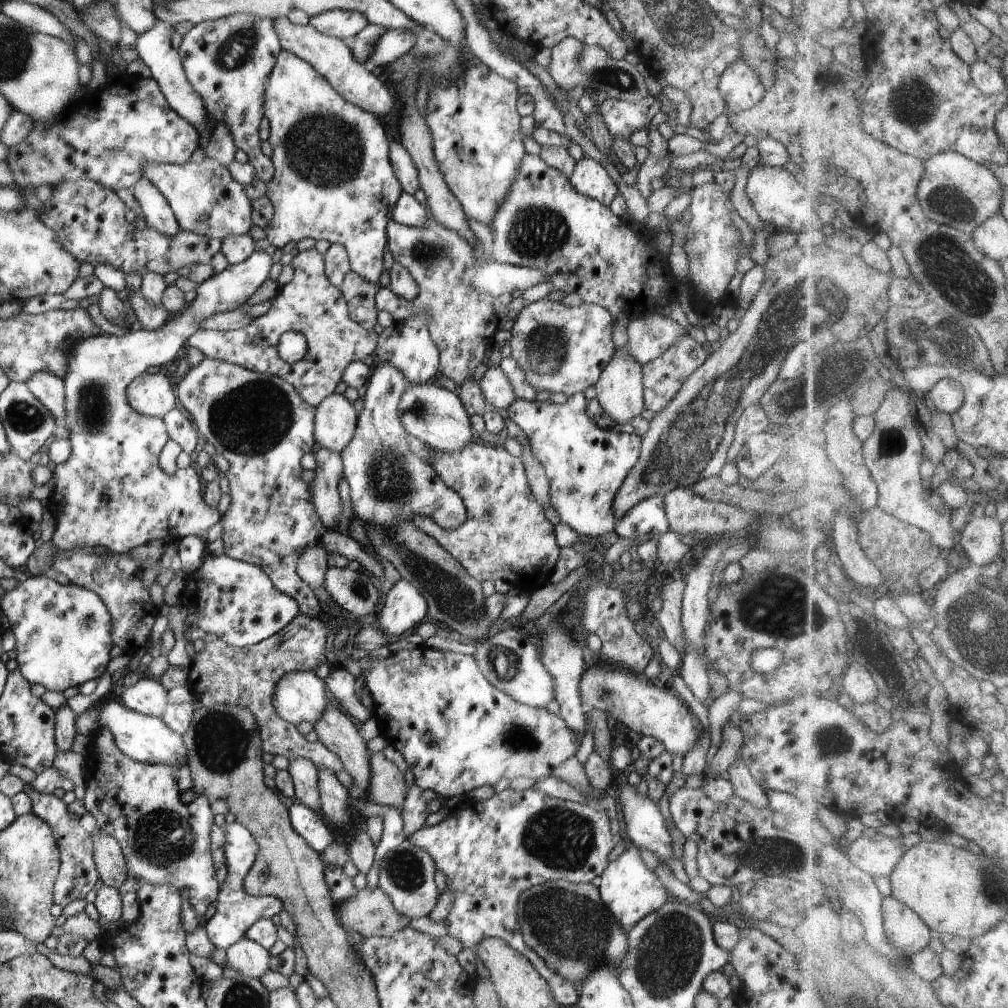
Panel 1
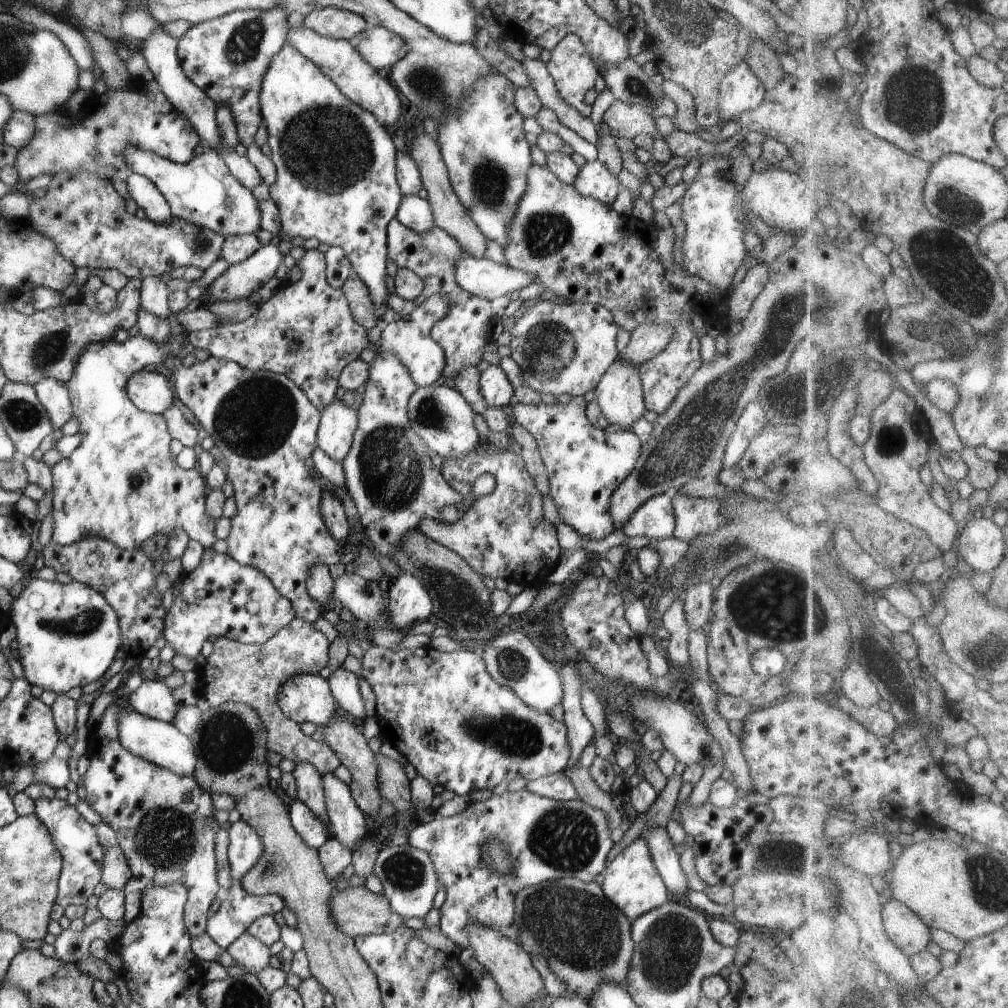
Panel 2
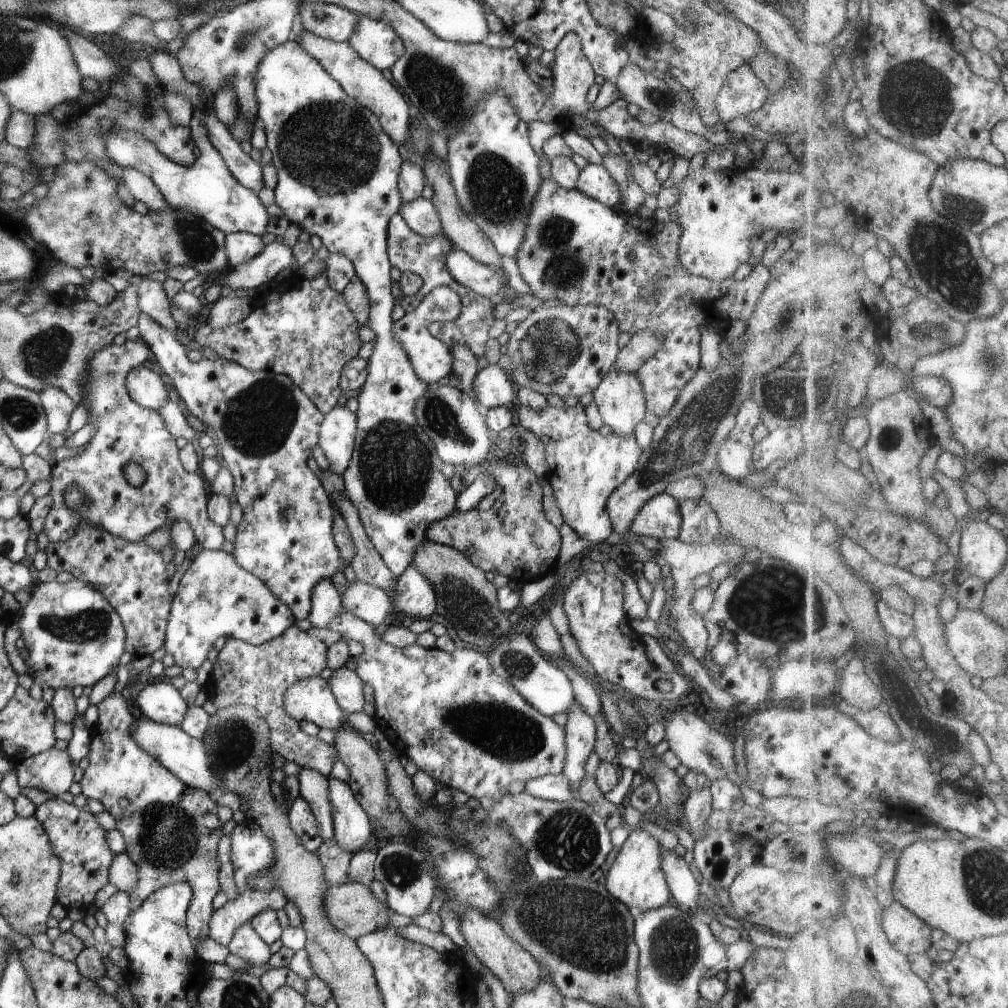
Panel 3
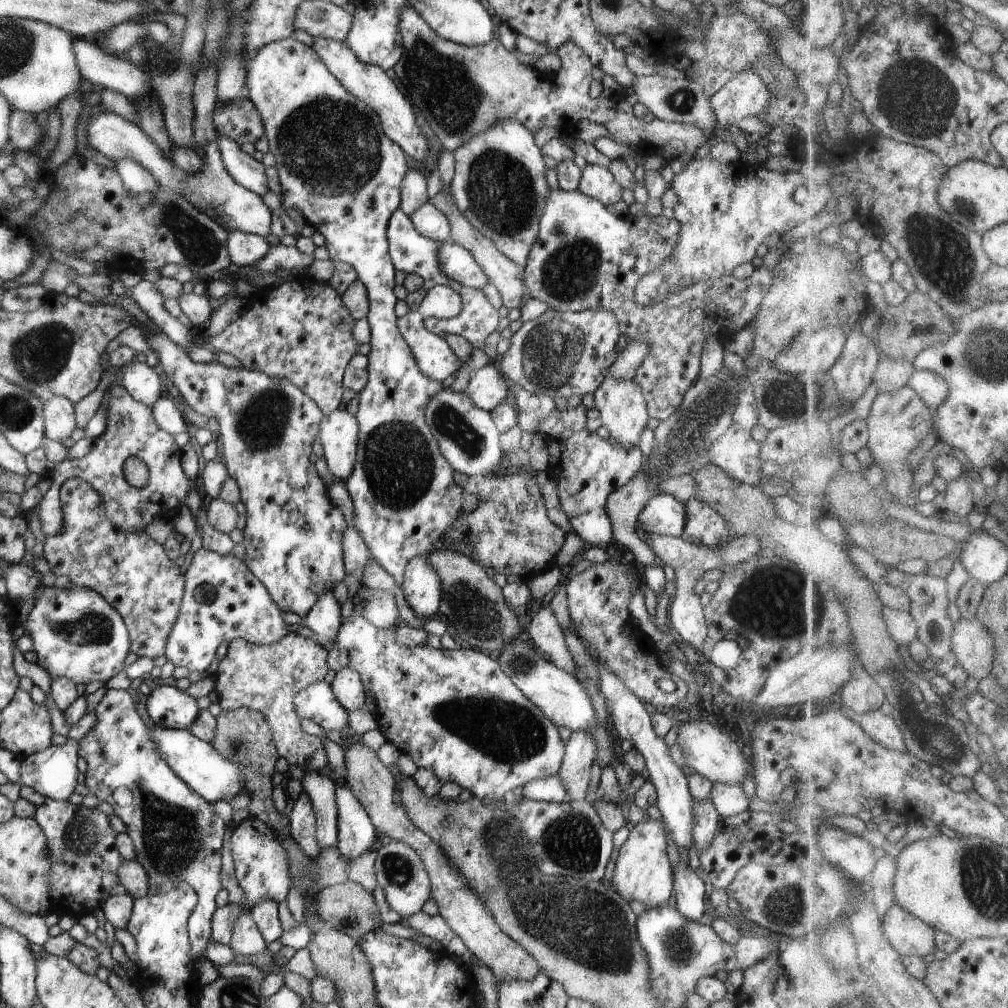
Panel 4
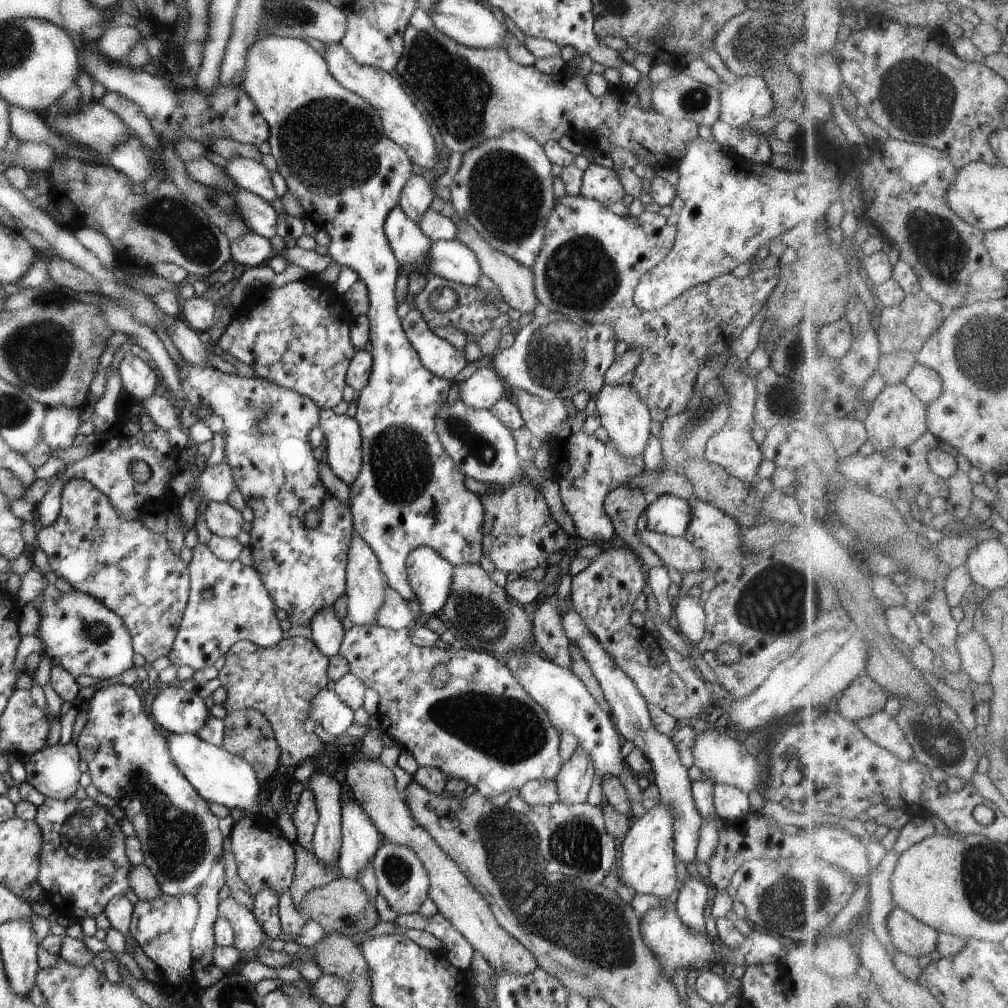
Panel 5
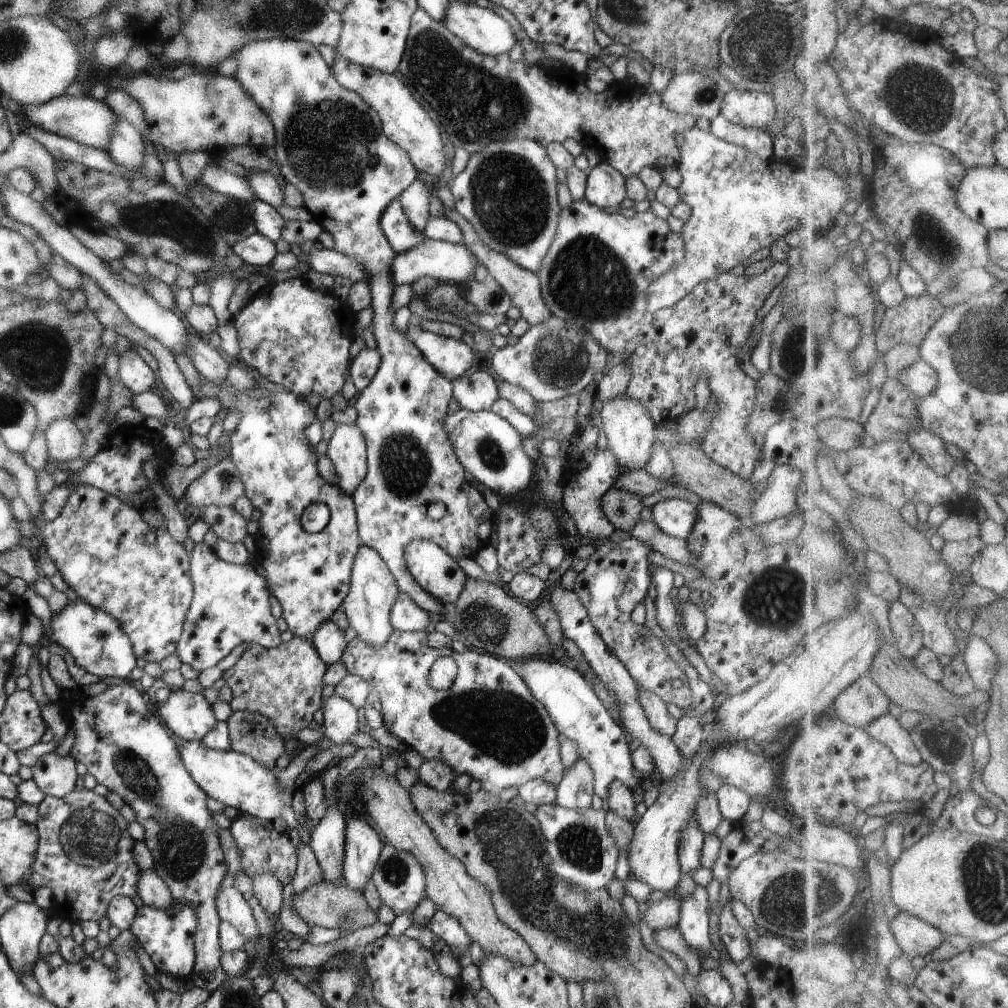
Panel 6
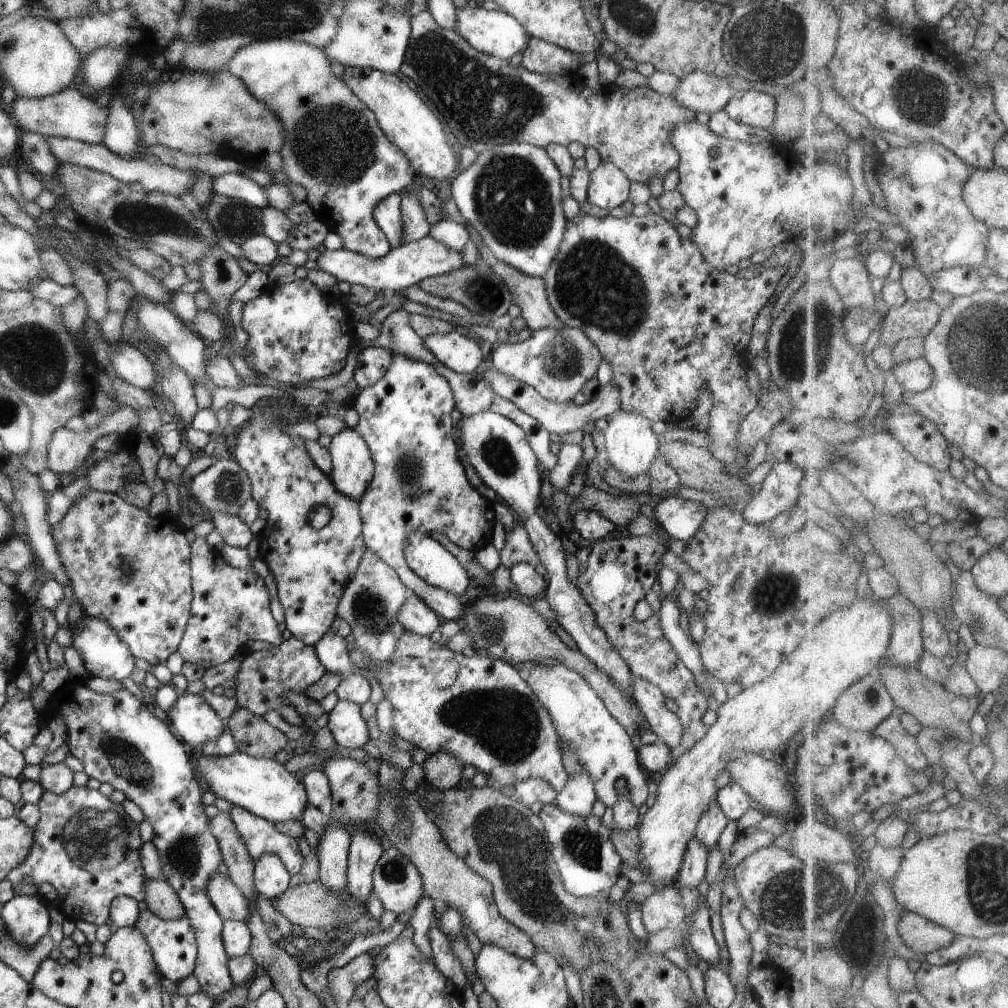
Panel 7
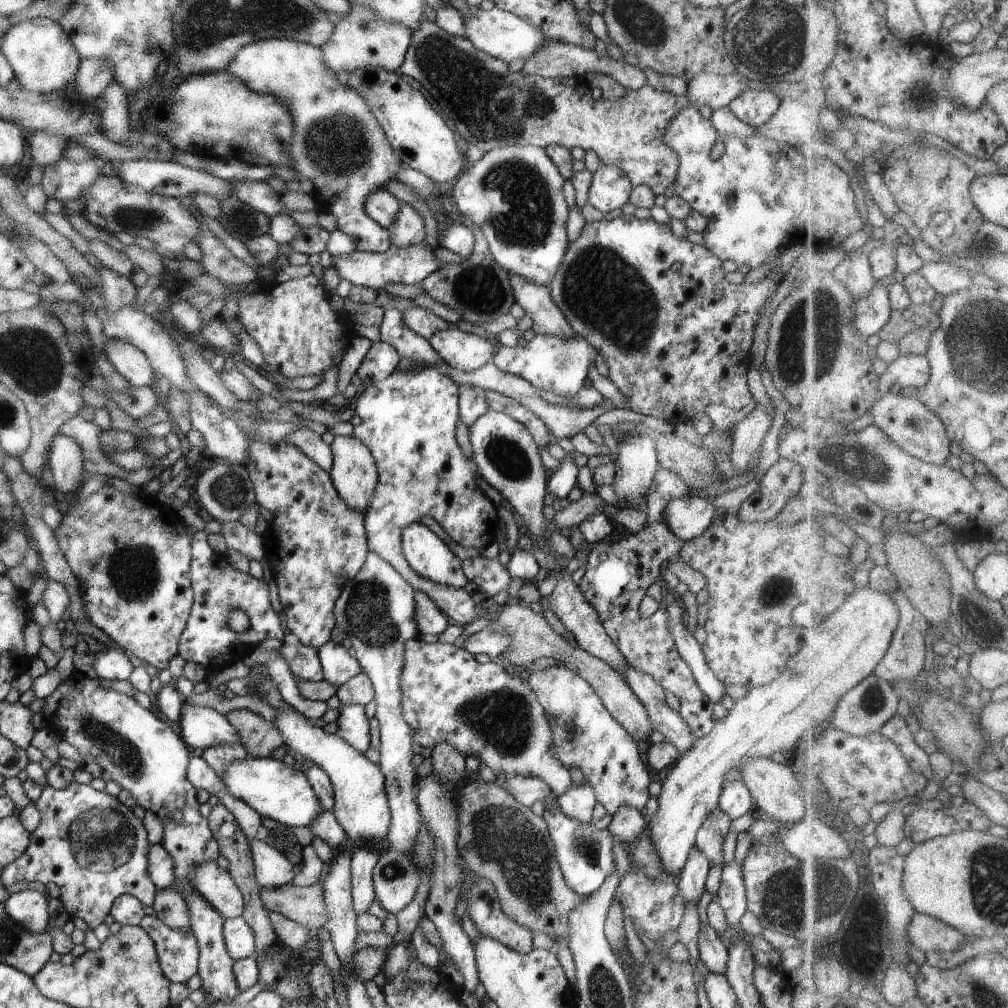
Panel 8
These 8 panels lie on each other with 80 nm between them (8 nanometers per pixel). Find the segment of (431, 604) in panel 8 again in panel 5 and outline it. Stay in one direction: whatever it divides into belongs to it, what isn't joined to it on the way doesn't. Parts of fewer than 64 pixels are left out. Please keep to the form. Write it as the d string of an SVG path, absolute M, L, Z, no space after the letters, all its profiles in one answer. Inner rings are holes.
M392 587L386 589L385 599L381 609L375 616L378 625L387 629L408 629L418 626L422 620L422 614L417 610L412 612L408 601L402 598Z

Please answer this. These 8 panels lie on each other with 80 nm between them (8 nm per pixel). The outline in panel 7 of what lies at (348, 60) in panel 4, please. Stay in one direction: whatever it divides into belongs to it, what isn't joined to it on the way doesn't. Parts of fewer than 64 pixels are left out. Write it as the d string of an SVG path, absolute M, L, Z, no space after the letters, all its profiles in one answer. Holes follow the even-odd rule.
M346 67L341 80L375 114L384 134L404 151L417 175L442 180L454 176L454 170L459 171L459 158L452 154L450 140L444 130L446 126L432 106L425 104L398 76L374 69Z

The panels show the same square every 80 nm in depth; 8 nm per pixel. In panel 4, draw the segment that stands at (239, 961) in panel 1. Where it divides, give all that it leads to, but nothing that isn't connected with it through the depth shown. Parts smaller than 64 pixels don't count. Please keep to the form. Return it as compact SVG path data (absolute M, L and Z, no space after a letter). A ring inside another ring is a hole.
M244 912L235 922L233 935L227 945L236 955L256 956L267 949L268 943L260 934L253 918Z

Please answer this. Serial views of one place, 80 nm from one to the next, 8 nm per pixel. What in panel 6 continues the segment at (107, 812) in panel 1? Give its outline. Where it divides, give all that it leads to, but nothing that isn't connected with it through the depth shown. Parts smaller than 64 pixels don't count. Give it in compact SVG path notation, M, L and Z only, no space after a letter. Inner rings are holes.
M136 683L110 685L106 688L106 690L104 690L104 692L96 695L95 697L85 696L79 691L72 692L68 698L62 697L60 705L65 709L66 714L68 715L69 726L71 728L76 728L77 738L74 746L71 748L72 752L70 752L70 754L72 754L77 762L83 762L86 765L87 773L92 774L92 776L96 778L97 784L104 784L110 792L116 792L125 804L128 804L128 806L132 808L132 810L136 813L137 822L142 824L144 827L145 834L143 841L148 847L148 850L152 853L154 859L153 870L160 878L162 878L162 880L164 880L176 901L190 903L194 907L196 916L198 917L198 924L194 933L195 963L194 970L191 971L190 980L195 986L199 986L200 988L207 990L209 994L214 992L214 990L224 983L228 977L221 965L223 950L219 945L219 924L222 918L220 918L217 911L216 897L218 891L221 889L220 886L222 884L222 880L224 880L224 878L226 878L226 874L230 874L230 872L225 861L225 854L220 846L218 824L216 823L216 819L212 816L213 814L208 812L208 808L206 807L207 794L194 782L194 779L186 770L179 753L178 744L174 742L174 738L170 738L168 727L164 726L164 724L162 724L162 722L160 722L160 720L151 713L148 699Z

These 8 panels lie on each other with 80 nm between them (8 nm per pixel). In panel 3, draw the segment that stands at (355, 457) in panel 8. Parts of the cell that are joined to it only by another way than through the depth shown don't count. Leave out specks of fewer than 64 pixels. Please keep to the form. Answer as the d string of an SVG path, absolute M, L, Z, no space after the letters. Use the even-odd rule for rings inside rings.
M336 405L324 415L319 428L318 446L329 460L334 475L341 475L353 457L357 416L346 405Z

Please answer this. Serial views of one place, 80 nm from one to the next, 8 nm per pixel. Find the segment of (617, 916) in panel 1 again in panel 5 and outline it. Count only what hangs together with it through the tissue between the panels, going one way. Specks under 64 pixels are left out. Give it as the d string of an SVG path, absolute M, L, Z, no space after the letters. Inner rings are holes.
M661 804L648 809L644 816L633 820L622 842L620 884L635 890L638 895L652 894L661 901L671 902L680 881L675 867L675 845L673 842L672 815Z

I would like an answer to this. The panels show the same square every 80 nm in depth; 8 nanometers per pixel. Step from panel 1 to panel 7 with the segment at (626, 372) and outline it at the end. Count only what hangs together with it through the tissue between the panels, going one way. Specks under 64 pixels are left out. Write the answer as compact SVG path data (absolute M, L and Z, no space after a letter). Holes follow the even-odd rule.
M620 408L612 414L604 417L607 423L603 430L605 440L605 452L608 455L610 465L630 481L637 476L648 475L648 469L653 460L659 455L658 436L652 429L652 421L636 411L625 411Z

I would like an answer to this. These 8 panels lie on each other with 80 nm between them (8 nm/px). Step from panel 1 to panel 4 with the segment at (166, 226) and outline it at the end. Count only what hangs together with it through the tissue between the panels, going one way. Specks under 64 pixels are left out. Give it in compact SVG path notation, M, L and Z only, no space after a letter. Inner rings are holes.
M120 159L115 163L116 171L120 175L125 189L132 196L136 197L138 194L148 192L154 198L158 194L160 186L147 168L130 159Z

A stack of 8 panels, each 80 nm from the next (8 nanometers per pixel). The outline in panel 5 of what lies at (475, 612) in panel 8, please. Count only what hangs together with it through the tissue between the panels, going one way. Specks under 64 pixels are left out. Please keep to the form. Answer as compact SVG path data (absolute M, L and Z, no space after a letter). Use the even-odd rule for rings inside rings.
M270 35L265 39L258 39L251 44L247 54L247 67L245 72L244 80L241 82L241 87L244 92L252 99L252 102L256 105L260 116L264 118L269 126L270 136L267 140L269 142L271 153L277 162L277 171L284 177L287 182L287 192L290 192L292 196L298 198L298 202L304 208L304 214L317 226L318 229L326 230L330 238L330 243L327 246L327 254L331 256L333 262L337 262L342 266L347 266L356 272L358 278L365 282L368 291L369 305L370 308L366 313L369 318L370 324L370 335L368 342L368 349L370 354L373 356L373 361L371 364L371 371L369 376L369 381L366 386L358 394L357 413L354 416L356 422L358 422L362 437L362 468L359 470L358 476L351 482L349 486L349 507L351 508L351 513L353 514L353 529L356 534L359 534L364 542L374 551L374 554L379 560L380 568L385 574L387 584L392 587L402 598L405 598L408 602L416 603L414 596L414 591L411 589L409 580L407 579L407 568L406 559L416 547L430 547L437 553L440 553L448 562L452 565L459 565L462 563L472 563L479 564L479 560L482 558L482 539L483 532L481 531L484 507L481 503L480 497L477 493L473 493L466 488L464 485L464 474L462 471L454 464L450 455L444 450L441 445L440 439L438 438L434 417L439 404L442 404L448 398L448 391L452 387L452 382L447 381L443 378L438 378L434 376L429 370L426 370L422 363L420 362L418 353L408 340L405 335L401 325L401 318L397 313L398 300L396 299L396 294L394 293L394 287L396 284L396 278L398 278L398 261L394 256L393 250L391 249L390 243L385 235L384 225L388 213L399 203L399 196L404 188L408 179L414 174L412 170L413 162L407 155L407 152L398 144L393 143L382 130L383 126L381 123L381 118L379 117L379 112L370 106L363 98L360 98L357 94L346 90L331 74L327 67L327 62L325 58L314 50L305 41L294 37L279 37L276 35Z

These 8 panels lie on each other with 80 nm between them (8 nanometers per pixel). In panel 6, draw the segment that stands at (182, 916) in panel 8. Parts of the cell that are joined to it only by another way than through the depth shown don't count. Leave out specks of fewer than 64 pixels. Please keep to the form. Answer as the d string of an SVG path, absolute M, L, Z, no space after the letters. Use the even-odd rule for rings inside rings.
M141 870L136 886L137 895L142 898L144 905L166 909L169 913L173 913L176 900L164 880L154 870Z

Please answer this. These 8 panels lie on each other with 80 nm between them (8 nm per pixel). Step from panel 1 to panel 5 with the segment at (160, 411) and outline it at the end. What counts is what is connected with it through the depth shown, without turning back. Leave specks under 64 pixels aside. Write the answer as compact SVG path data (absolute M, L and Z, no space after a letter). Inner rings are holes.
M128 351L118 366L118 372L126 397L142 403L154 395L159 383L158 372L144 360Z

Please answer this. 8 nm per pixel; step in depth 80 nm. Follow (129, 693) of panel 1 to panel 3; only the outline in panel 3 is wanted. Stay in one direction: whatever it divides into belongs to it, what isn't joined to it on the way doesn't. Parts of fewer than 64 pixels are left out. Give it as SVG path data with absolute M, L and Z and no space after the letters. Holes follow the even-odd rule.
M166 679L146 685L136 698L134 709L154 722L180 726L190 705Z

